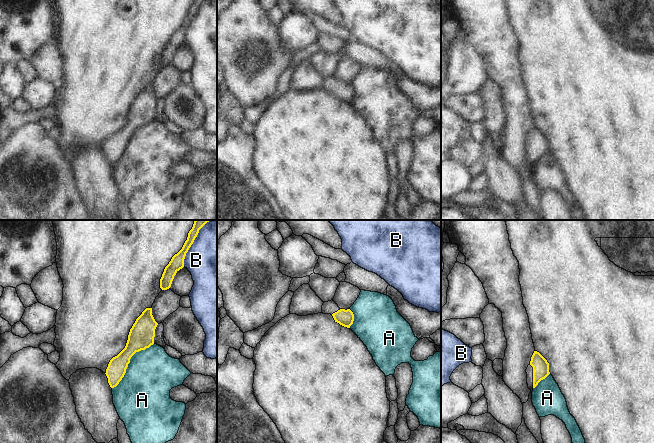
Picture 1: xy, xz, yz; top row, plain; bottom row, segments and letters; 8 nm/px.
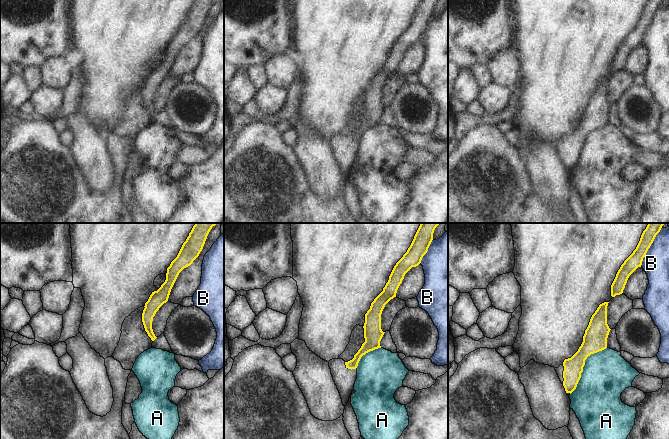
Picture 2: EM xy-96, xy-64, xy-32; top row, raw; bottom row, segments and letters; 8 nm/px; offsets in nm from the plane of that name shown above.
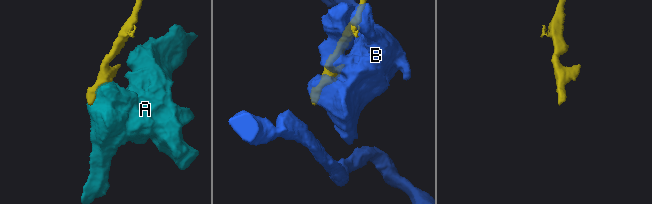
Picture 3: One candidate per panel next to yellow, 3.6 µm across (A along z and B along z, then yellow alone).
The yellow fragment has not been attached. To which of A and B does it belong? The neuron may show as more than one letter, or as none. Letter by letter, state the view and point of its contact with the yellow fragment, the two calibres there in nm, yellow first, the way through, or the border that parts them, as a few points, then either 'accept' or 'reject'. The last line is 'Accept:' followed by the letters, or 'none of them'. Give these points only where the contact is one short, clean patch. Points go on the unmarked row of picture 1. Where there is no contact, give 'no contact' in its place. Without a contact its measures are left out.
A: xy (129, 138) | 200/400 nm | reject
B: xy (191, 20) | 110/460 nm | reject
Accept: none of them

